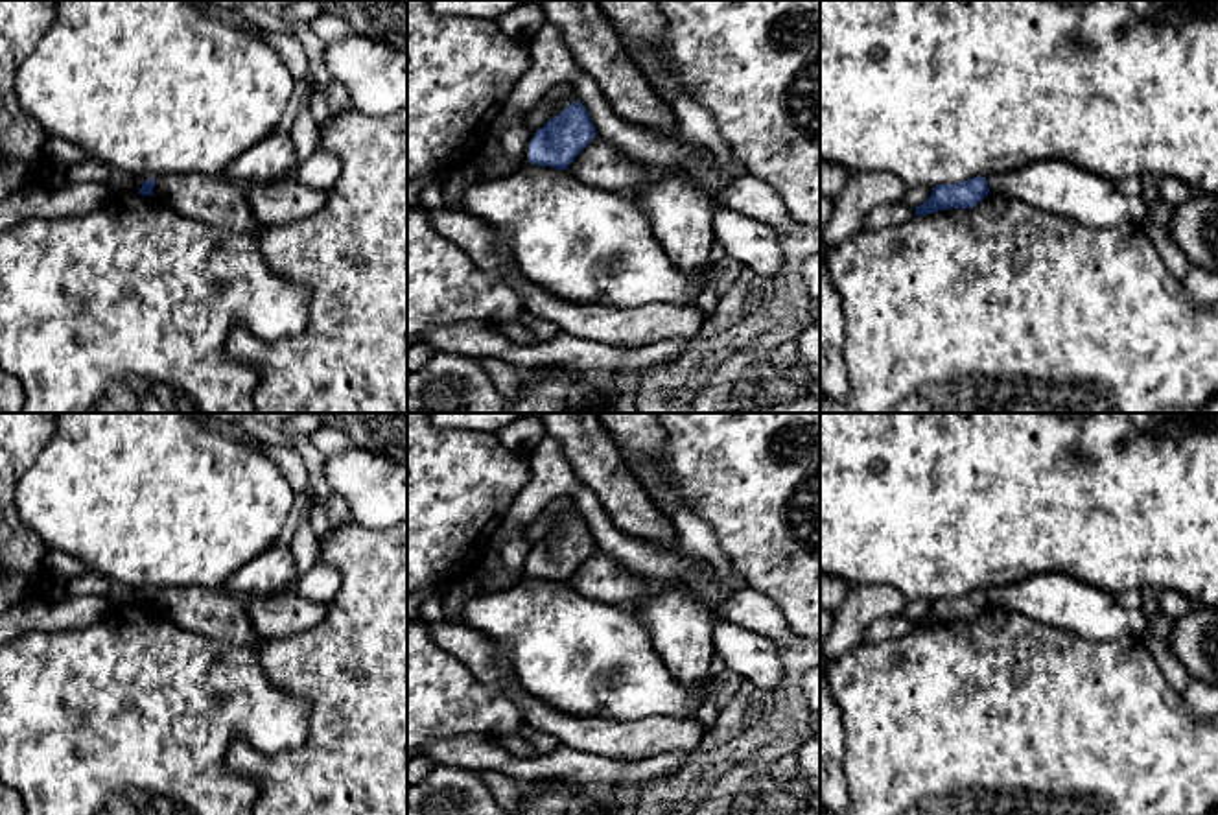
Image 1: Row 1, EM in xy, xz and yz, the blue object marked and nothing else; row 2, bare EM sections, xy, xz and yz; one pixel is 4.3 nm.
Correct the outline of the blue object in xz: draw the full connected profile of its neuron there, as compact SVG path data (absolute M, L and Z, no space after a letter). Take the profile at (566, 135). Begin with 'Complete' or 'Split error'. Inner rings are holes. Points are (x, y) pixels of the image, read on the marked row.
Complete. M577 100L534 133L529 144L529 162L568 170L595 135L588 109Z

